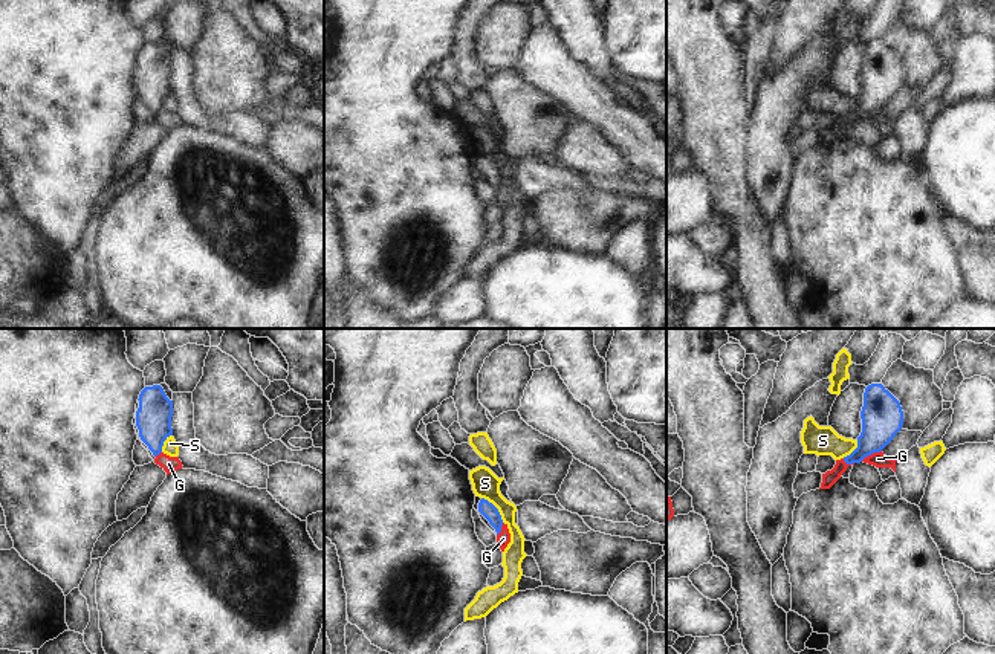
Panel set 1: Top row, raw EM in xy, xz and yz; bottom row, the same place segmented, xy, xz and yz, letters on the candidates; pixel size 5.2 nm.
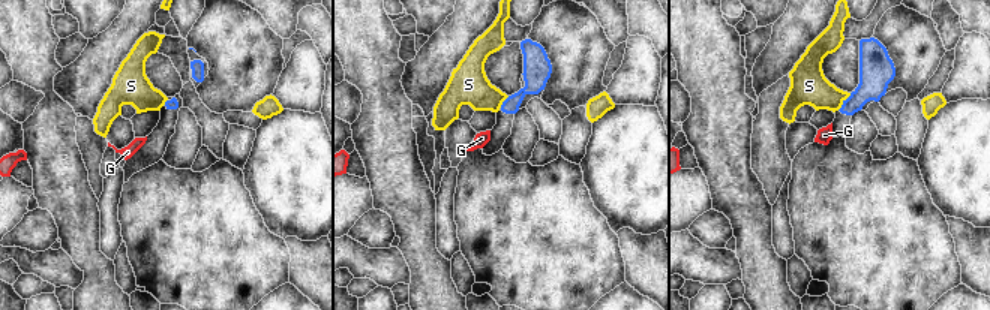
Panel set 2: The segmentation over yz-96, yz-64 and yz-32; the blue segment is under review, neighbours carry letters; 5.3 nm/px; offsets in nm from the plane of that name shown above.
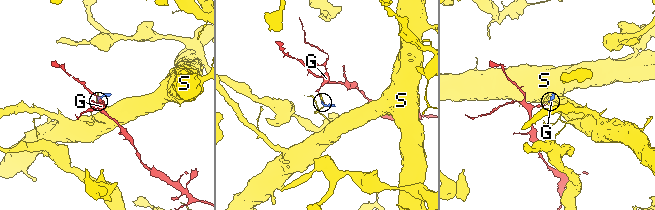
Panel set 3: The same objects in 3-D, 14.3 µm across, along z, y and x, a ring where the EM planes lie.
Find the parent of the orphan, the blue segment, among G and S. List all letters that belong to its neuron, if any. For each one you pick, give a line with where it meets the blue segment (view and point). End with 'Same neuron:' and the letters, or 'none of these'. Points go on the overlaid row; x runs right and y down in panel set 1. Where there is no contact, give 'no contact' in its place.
Same neuron: none of these

